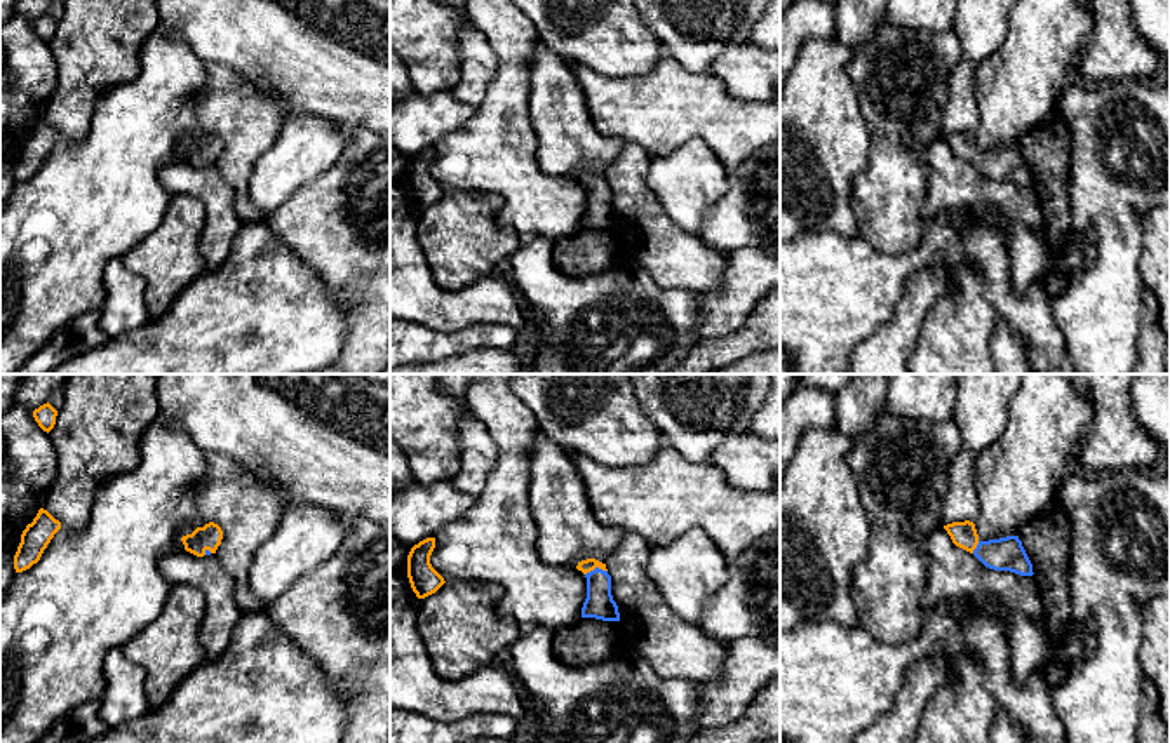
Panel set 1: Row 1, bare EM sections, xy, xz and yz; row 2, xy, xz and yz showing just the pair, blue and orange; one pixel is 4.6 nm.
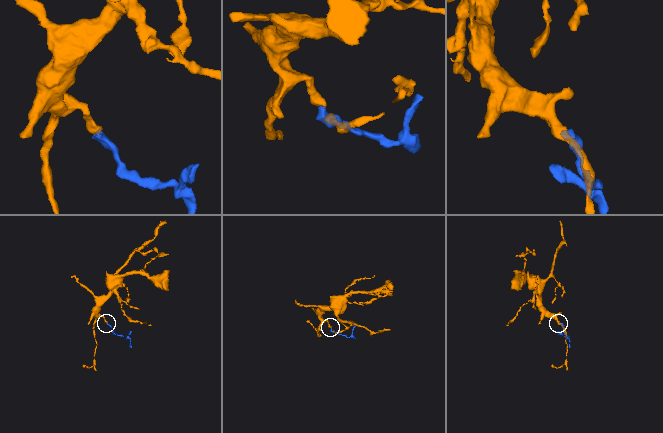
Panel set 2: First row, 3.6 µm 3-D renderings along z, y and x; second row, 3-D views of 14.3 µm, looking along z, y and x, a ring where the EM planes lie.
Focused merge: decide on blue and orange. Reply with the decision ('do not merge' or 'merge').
merge

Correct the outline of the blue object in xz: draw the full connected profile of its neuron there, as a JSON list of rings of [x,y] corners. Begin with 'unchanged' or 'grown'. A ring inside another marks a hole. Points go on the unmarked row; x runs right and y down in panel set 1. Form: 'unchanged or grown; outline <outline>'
grown; outline [[[587,169],[578,172],[576,179],[587,188],[587,209],[582,218],[582,228],[620,231],[618,216],[611,205],[611,186],[608,184],[606,174]]]

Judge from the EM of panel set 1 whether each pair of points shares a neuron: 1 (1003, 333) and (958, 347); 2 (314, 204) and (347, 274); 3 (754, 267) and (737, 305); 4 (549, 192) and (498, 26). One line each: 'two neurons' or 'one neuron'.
1: two neurons
2: one neuron
3: one neuron
4: one neuron

